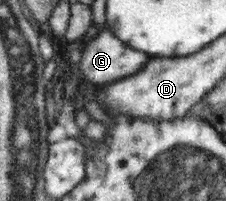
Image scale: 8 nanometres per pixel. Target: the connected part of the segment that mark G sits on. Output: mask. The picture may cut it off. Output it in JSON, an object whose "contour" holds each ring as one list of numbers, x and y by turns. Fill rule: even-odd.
{"contour":[[101,29,90,37,81,51,79,71,88,83,113,82,144,68,152,55,124,47,109,30]]}

